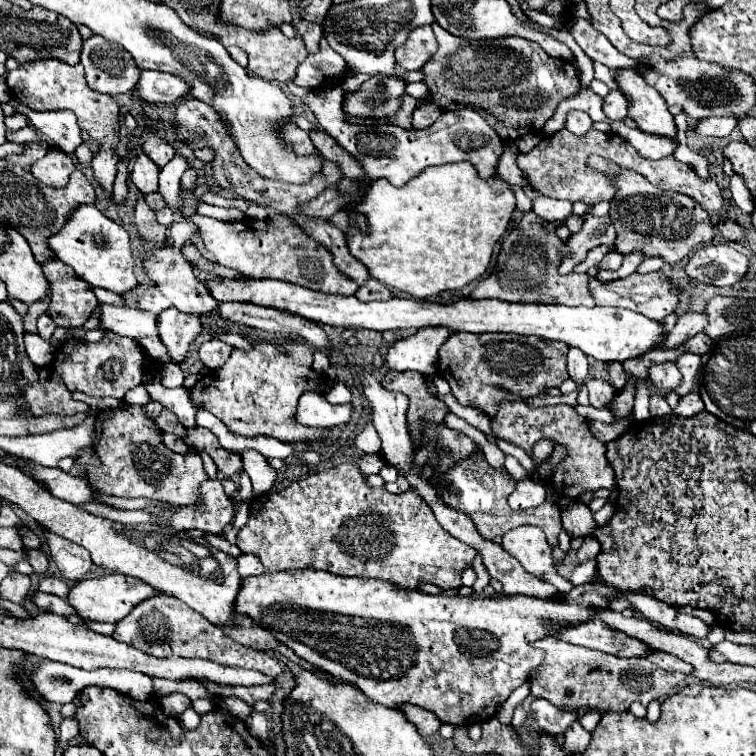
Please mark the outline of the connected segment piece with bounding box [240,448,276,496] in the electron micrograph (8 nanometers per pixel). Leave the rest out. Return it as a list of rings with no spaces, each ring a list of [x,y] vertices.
[[[246,448],[242,454],[242,460],[244,460],[244,470],[248,472],[250,480],[252,480],[252,486],[254,486],[254,494],[260,496],[260,494],[266,494],[274,480],[276,480],[276,470],[270,468],[266,464],[266,458],[262,454],[258,454],[256,450],[252,448]]]

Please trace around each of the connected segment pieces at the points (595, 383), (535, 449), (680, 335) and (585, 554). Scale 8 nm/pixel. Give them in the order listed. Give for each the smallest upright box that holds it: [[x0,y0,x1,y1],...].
[[586,378,616,408],[532,440,554,464],[666,312,708,350],[576,538,600,562]]

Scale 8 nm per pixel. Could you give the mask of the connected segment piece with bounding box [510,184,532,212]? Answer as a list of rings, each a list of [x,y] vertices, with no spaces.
[[[510,184],[510,190],[514,190],[516,208],[518,208],[520,212],[530,212],[530,210],[532,210],[532,200],[526,196],[526,192],[524,192],[520,186],[514,186],[514,184]]]

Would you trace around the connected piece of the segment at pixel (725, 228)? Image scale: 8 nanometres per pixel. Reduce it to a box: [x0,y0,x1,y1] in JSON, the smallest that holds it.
[718,220,746,240]

